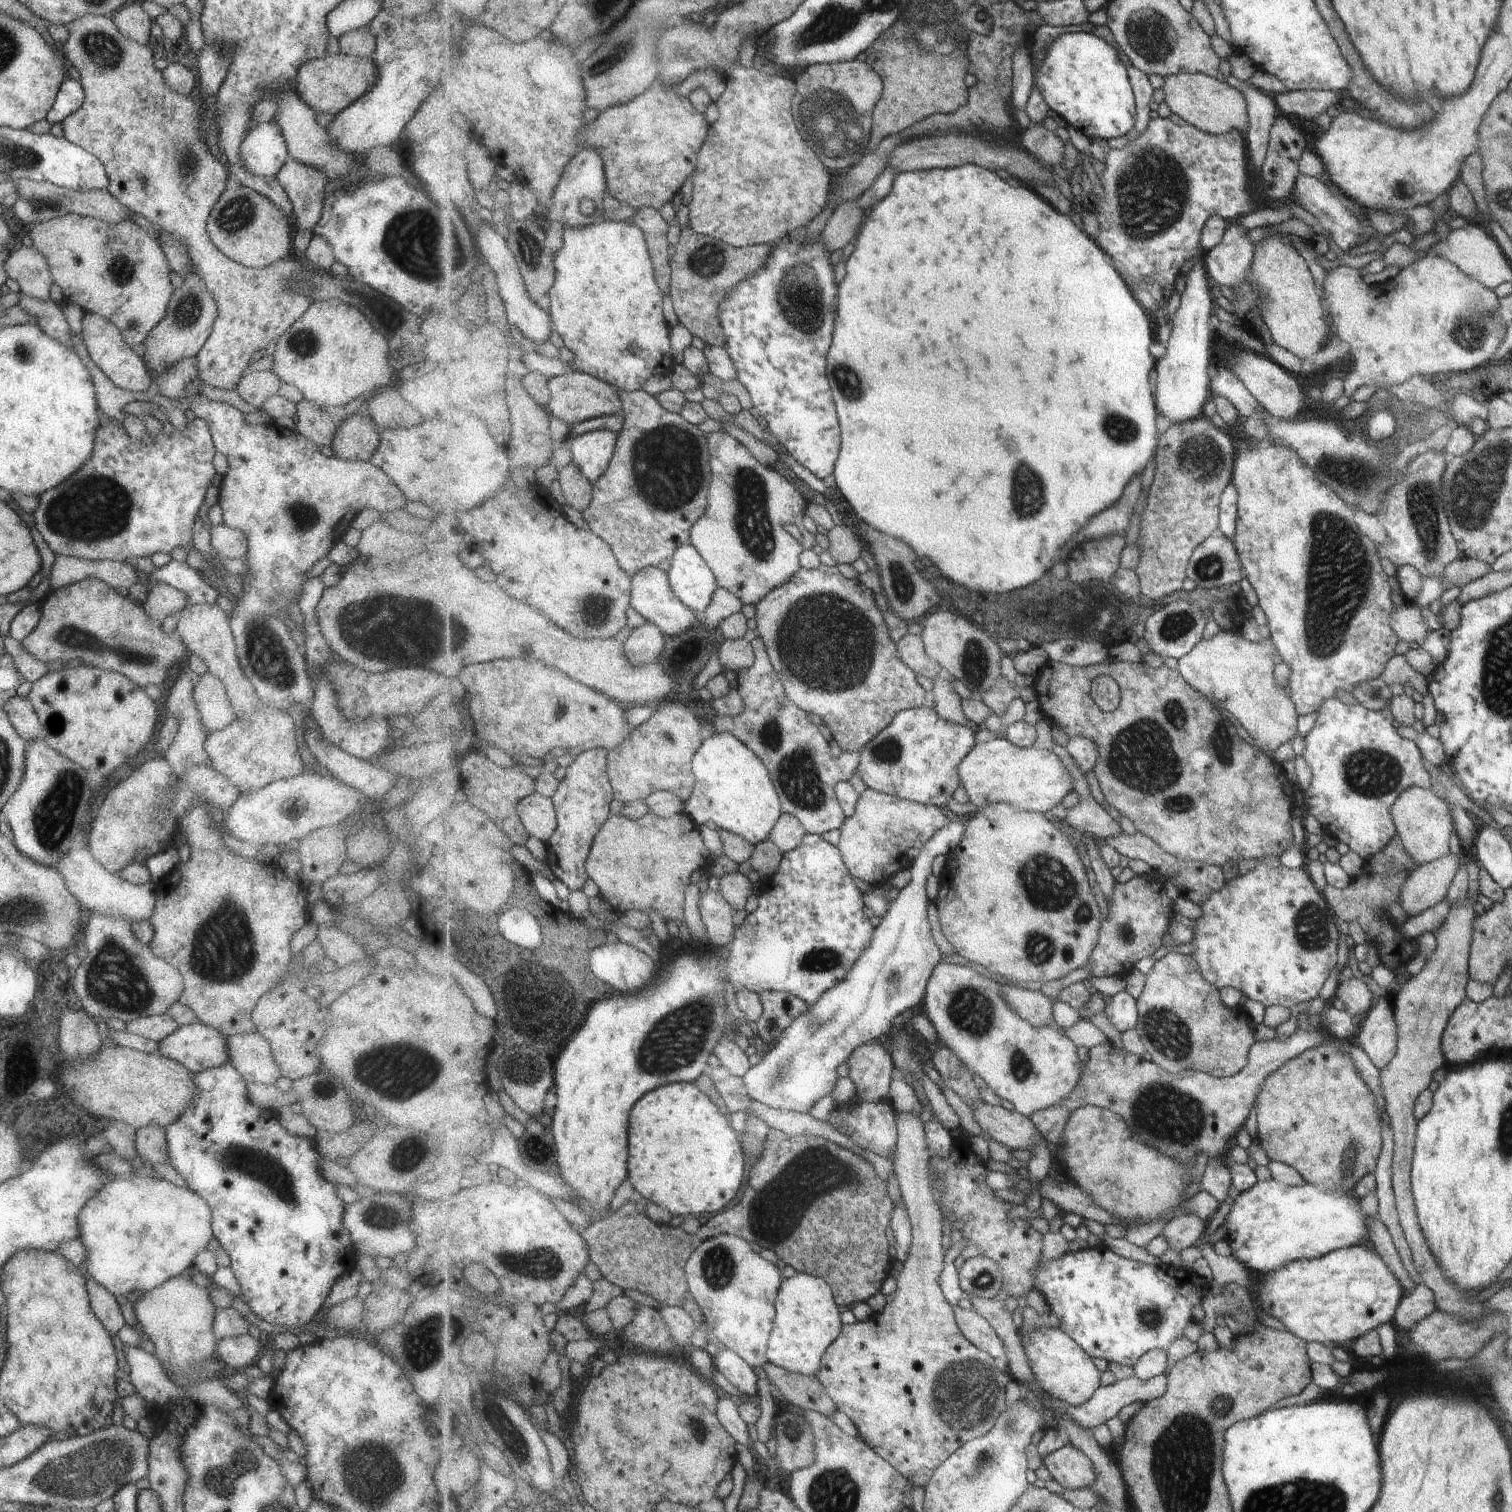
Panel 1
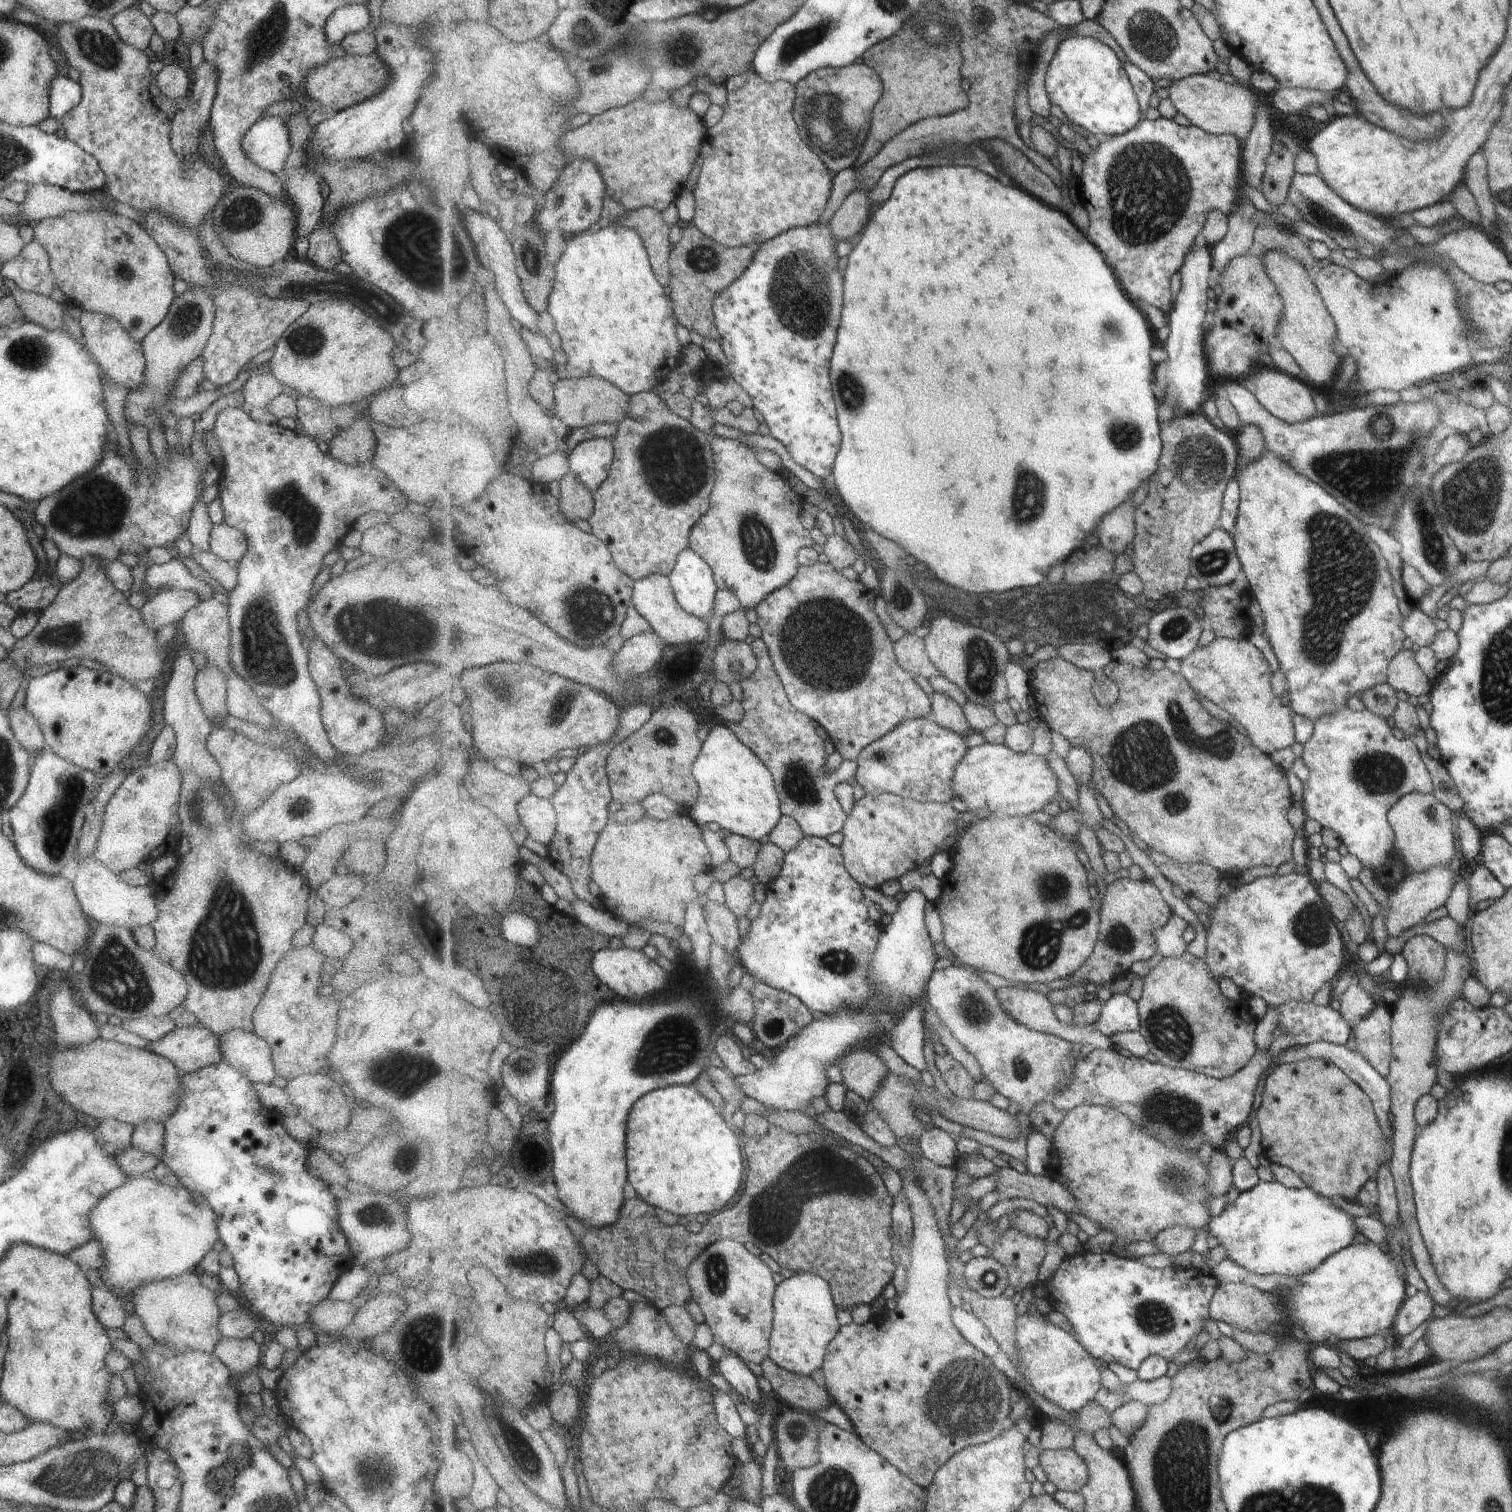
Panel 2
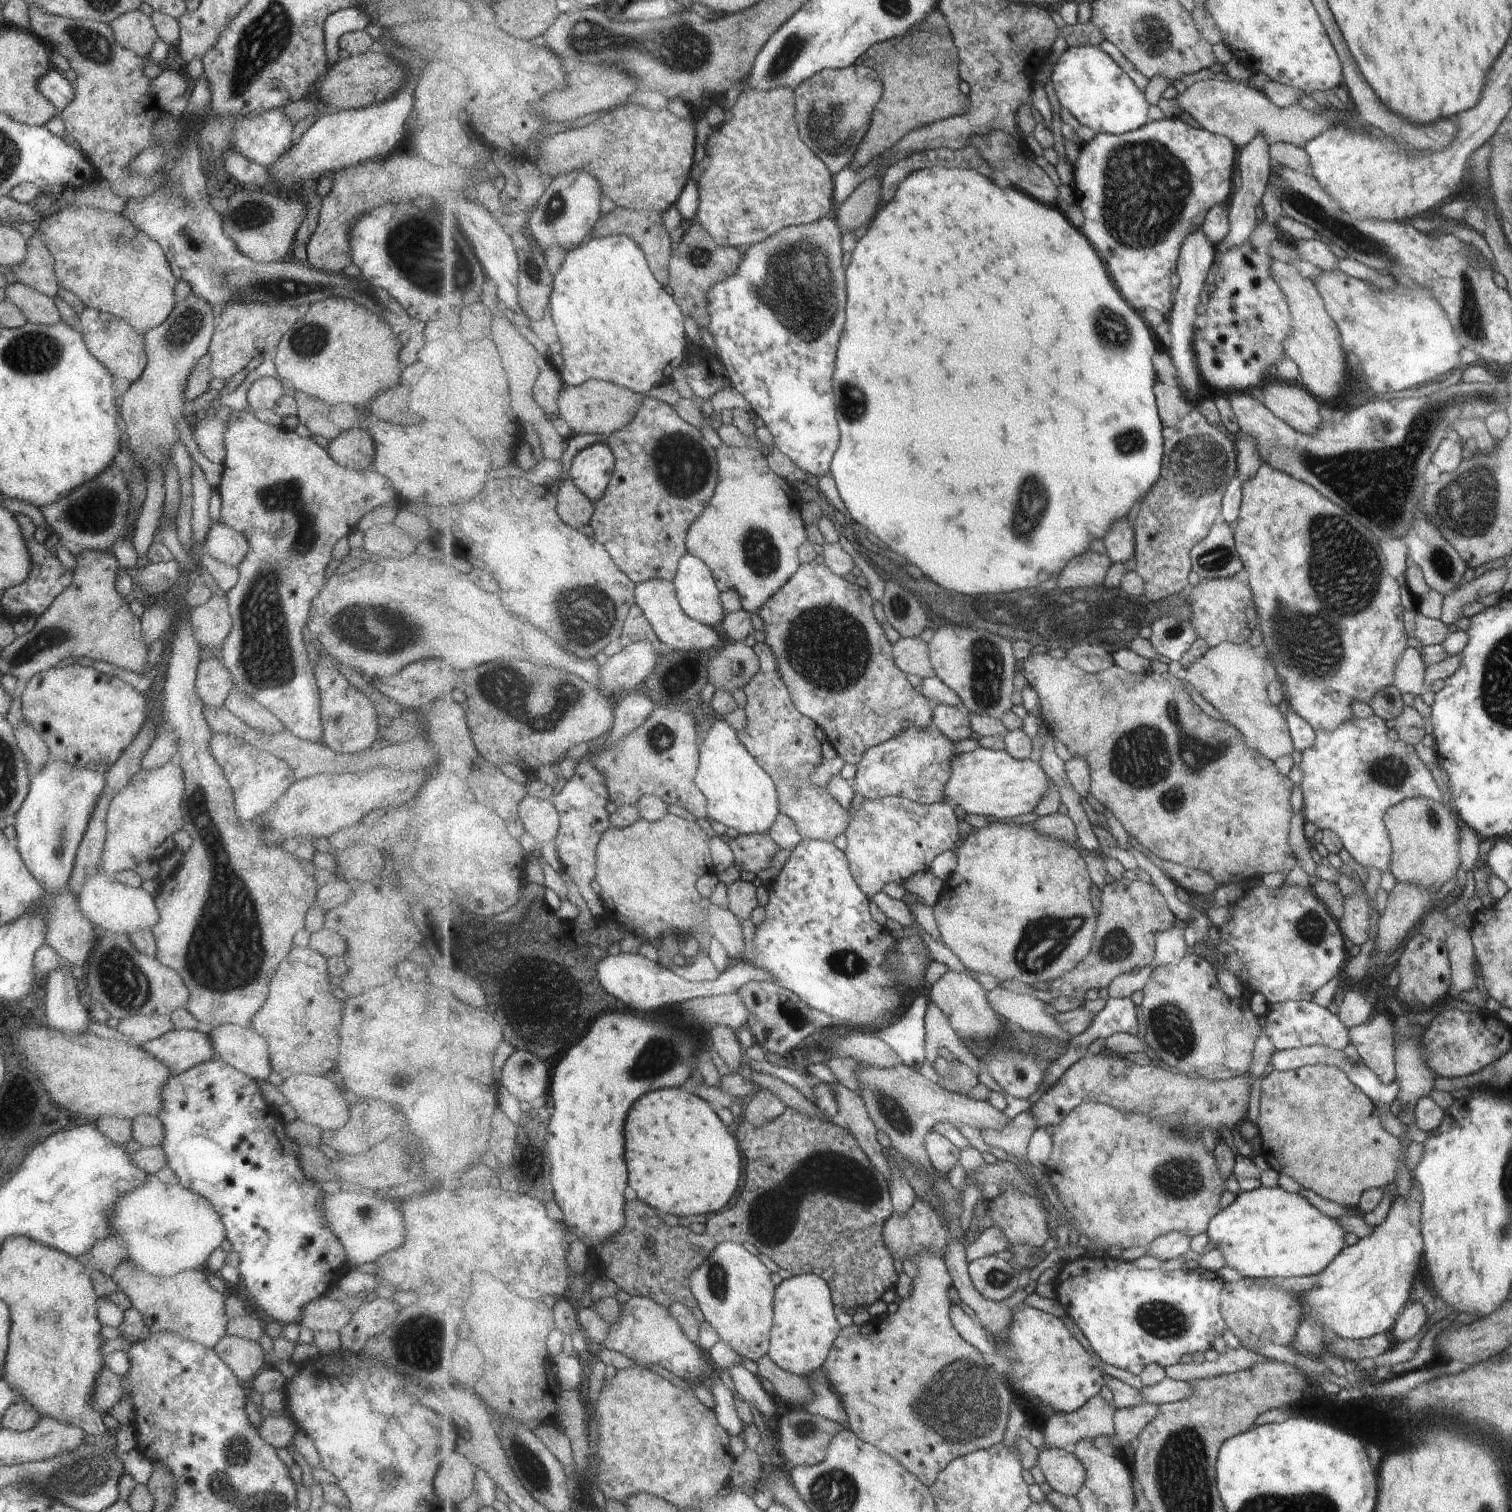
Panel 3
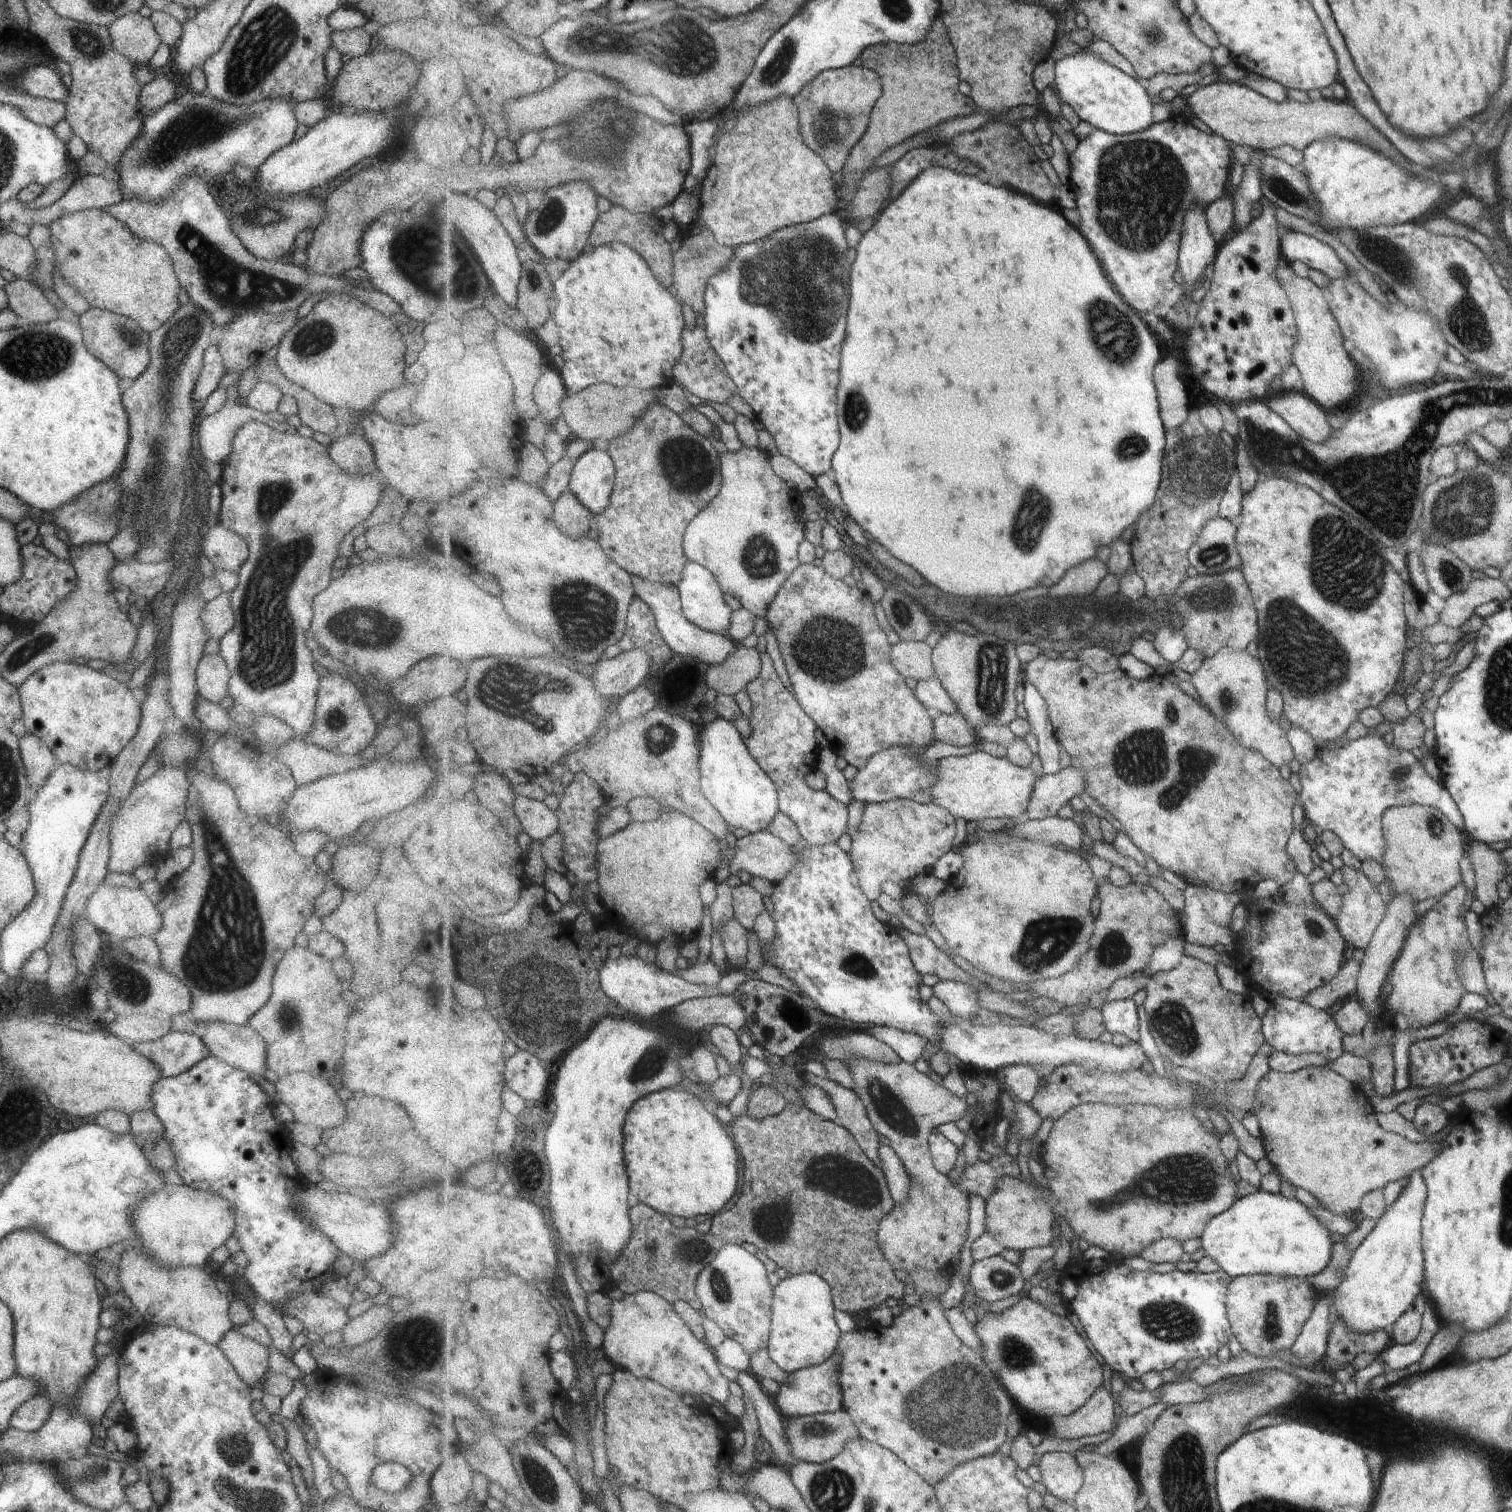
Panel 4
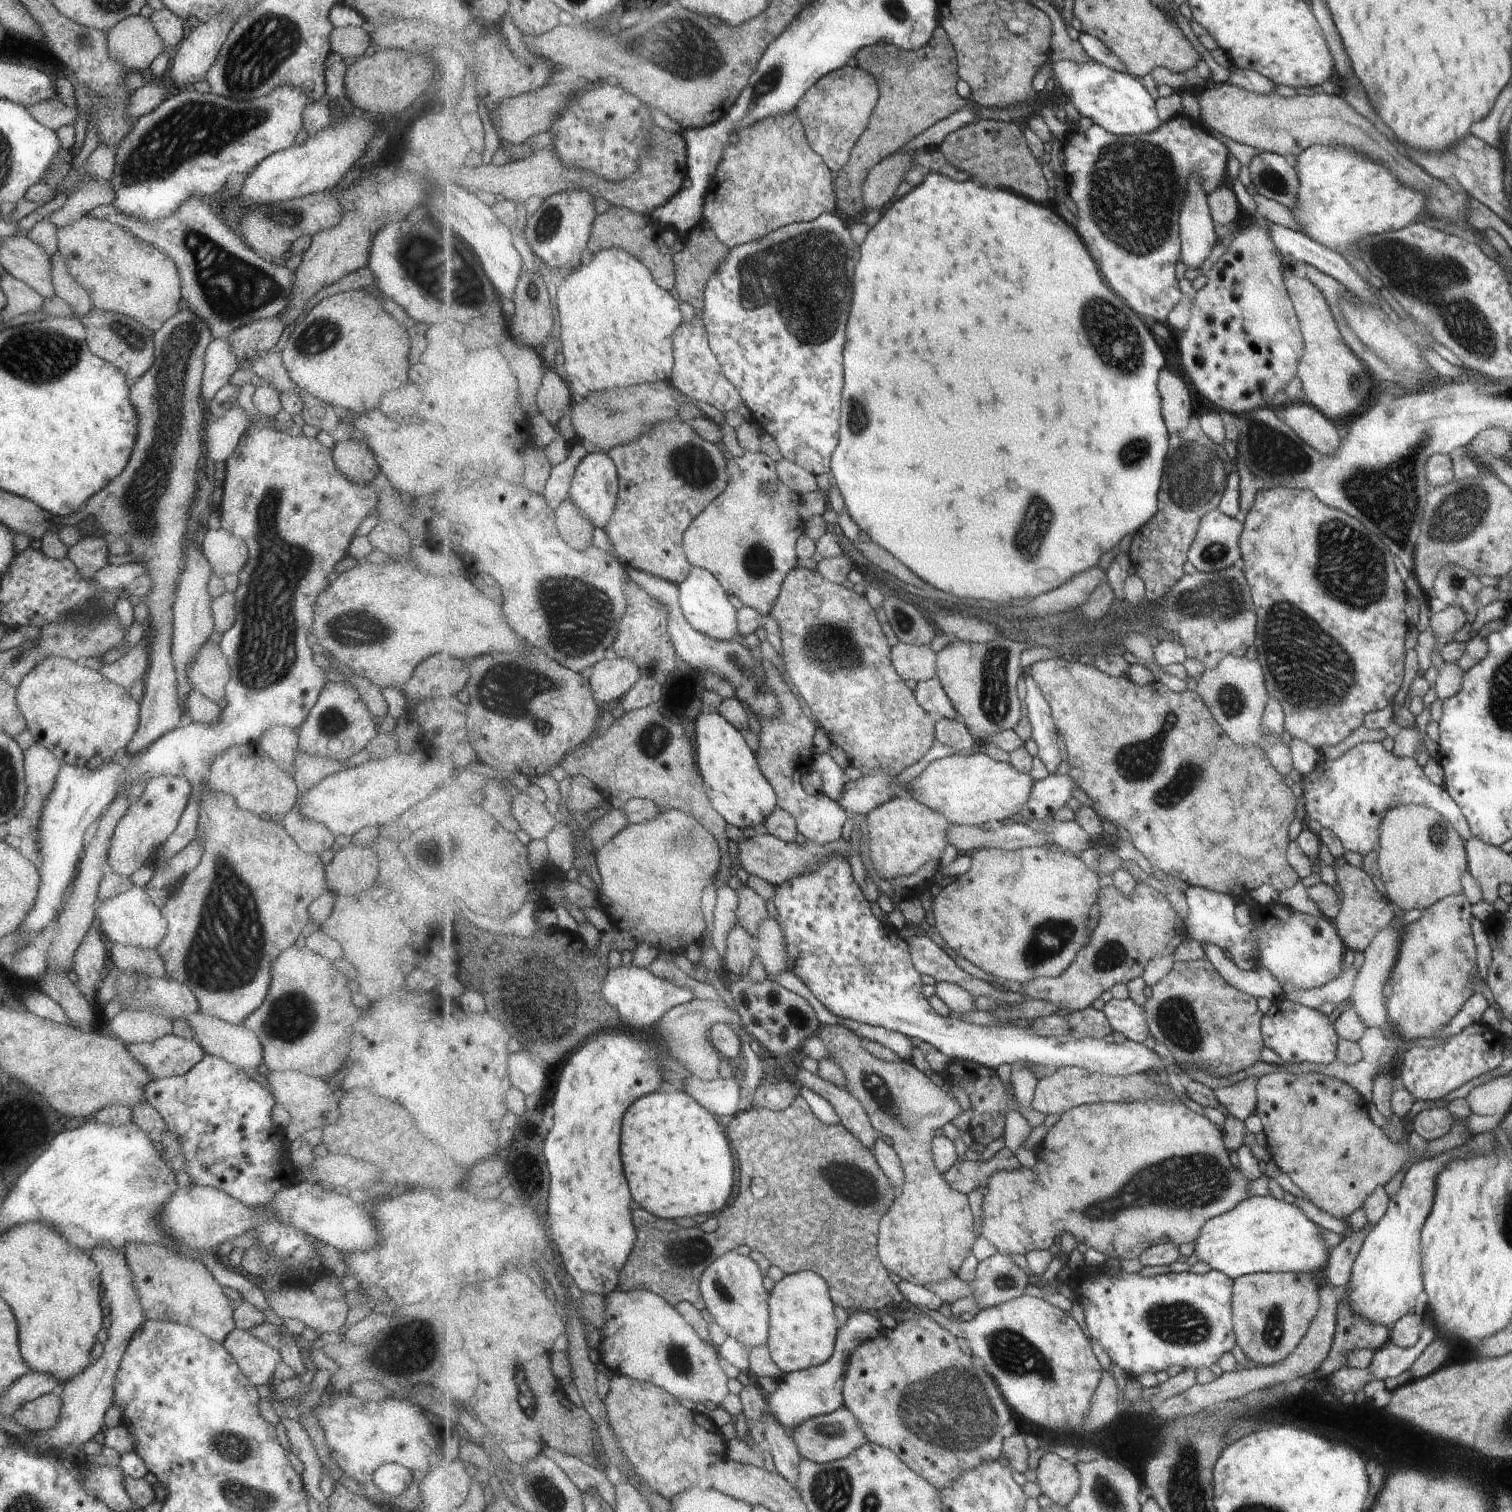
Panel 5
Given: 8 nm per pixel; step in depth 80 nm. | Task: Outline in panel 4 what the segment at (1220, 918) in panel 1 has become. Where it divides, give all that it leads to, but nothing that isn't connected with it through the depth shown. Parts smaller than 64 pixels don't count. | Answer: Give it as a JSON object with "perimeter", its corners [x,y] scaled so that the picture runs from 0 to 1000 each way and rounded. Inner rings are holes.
{"perimeter":[[[844,594],[845,599],[837,603],[831,603],[830,606],[824,605],[824,611],[817,619],[817,638],[829,655],[834,657],[838,661],[845,658],[852,661],[861,661],[866,656],[878,651],[889,637],[888,630],[890,623],[885,617],[880,606],[878,606],[870,597],[866,600],[860,600],[849,597]]]}

